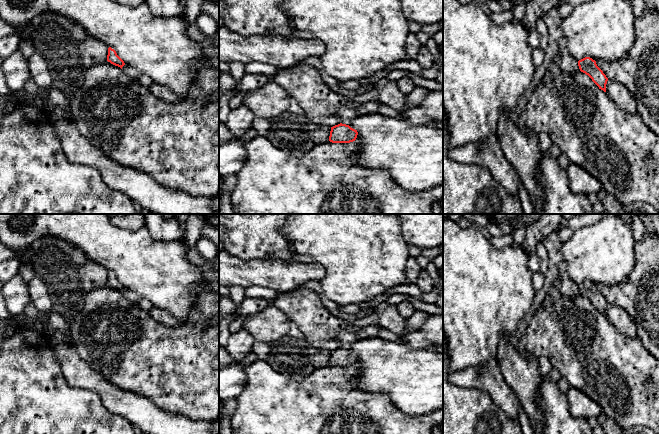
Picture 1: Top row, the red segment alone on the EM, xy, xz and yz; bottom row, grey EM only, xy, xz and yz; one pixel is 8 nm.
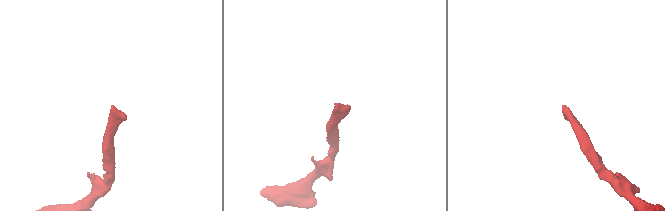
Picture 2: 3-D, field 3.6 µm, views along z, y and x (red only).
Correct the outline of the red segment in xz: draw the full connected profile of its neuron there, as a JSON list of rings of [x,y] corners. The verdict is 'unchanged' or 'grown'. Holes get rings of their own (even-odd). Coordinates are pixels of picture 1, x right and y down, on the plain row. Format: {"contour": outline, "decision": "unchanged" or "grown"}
{"contour": [[[374,325],[363,327],[357,330],[343,330],[338,334],[336,341],[340,345],[338,349],[331,351],[329,365],[332,367],[350,367],[356,364],[358,356],[357,354],[351,352],[349,348],[352,344],[359,339],[368,339],[377,336],[380,328]]], "decision": "grown"}

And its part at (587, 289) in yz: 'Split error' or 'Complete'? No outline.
Split error

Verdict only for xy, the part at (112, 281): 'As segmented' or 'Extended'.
Extended

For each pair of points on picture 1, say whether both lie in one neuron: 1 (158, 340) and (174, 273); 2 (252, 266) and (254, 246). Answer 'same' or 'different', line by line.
1: different
2: different

